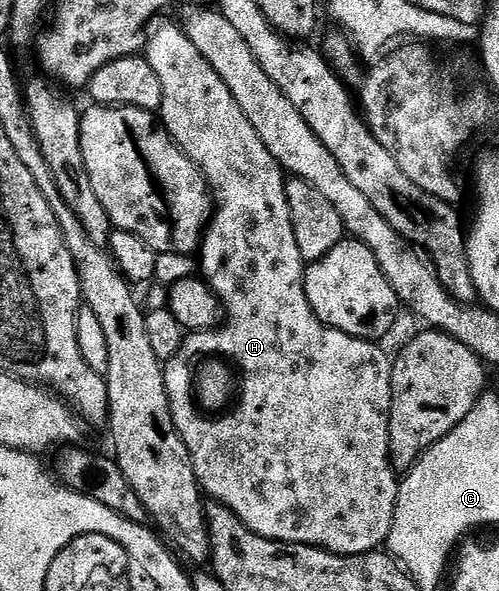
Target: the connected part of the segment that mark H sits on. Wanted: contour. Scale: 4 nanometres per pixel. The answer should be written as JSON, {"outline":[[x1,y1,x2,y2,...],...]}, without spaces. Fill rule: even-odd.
{"outline":[[181,27,162,28,153,37,152,35,146,41,144,49,146,61,152,66,152,70,156,70,156,78,160,78,160,86,162,87,162,106,160,109,160,123,166,132,174,140,174,143,181,148,182,153,202,171,202,177,206,179,206,184,210,188,212,197,212,215,210,223,202,238,202,247,200,249,200,272,204,277,210,289,214,291,218,297,222,299,222,310,225,316,224,326,214,328,210,332,192,332,183,339,180,350,170,360,165,361,164,371,166,373,166,389,168,390,168,402,172,410,172,418,176,430,180,434,180,438,188,446,190,457,192,458,192,466,194,473,198,479,198,483,205,495,211,501,222,504,225,508,230,508,242,521,247,524,253,532,260,534,269,540,279,540,285,544,307,544,313,548,322,548,326,552,335,552,341,556,355,556,356,554,364,554,365,552,377,552,385,545,388,534,392,530,392,518,396,514,396,502,398,501,398,486,400,483,399,473,395,472,394,465,390,463,390,411,392,410,392,360,391,357,386,357,386,352,375,341,362,340,359,336,349,336,335,328,328,328,317,314,312,310,312,306,306,297,306,281,304,279,304,261,300,254,300,248,296,246,296,234,292,230,292,218,288,210,288,198,286,197,286,182,287,177,284,175,281,166,276,162,276,158,272,158,272,154,268,154,268,146,264,146,264,142,260,142,260,134,256,134,256,130,252,130,252,122,248,122,248,118,244,118,244,110,240,110,240,106,236,106,236,98,232,98,232,90,228,90,228,86,224,86,224,78,220,78,220,74,216,74,216,70,212,70,210,63,204,58,204,54,200,54,200,50,196,50,196,46,192,46,192,42]]}

